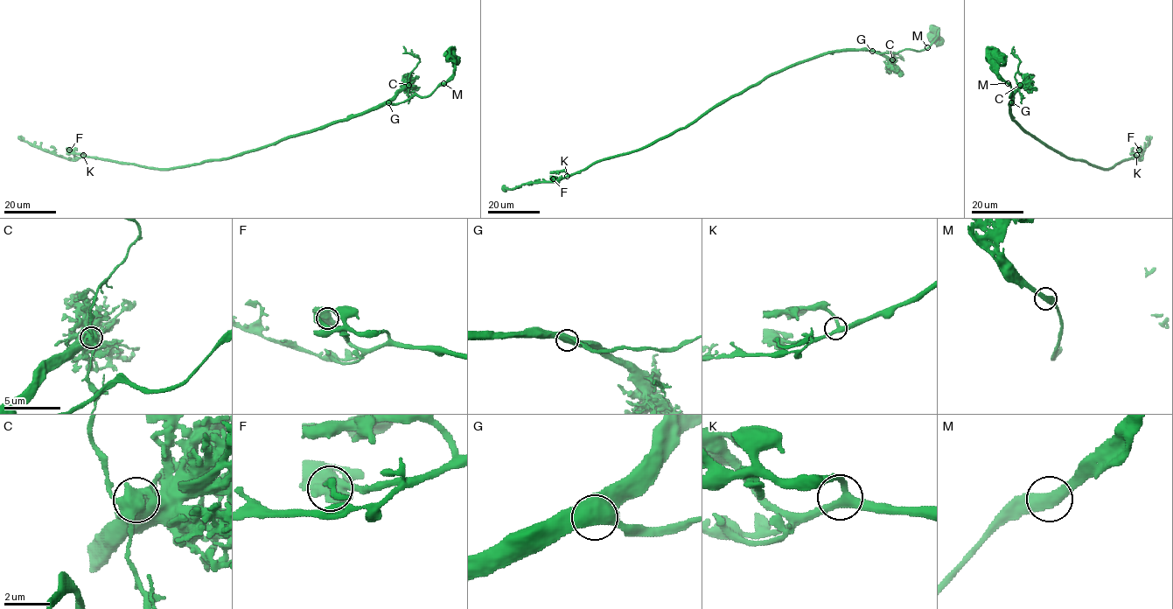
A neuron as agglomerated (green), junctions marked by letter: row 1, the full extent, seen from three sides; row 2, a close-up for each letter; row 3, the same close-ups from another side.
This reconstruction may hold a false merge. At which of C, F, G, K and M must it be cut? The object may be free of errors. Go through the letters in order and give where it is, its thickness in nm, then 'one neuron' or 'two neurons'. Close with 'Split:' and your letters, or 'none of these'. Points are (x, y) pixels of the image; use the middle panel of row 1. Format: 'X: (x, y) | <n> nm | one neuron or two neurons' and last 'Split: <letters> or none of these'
C: (892, 59) | 550 nm | two neurons
F: (553, 178) | 550 nm | one neuron
G: (872, 51) | 550 nm | one neuron
K: (567, 176) | 320 nm | one neuron
M: (927, 47) | 360 nm | one neuron
Split: C

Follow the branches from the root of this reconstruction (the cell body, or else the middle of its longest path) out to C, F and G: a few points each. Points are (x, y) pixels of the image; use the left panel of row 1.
C: (449, 54), (454, 73), (444, 83), (428, 95), (413, 95), (401, 102), (392, 103), (391, 101), (408, 85)
F: (449, 54), (454, 73), (428, 95), (383, 103), (227, 157), (150, 168), (77, 157), (69, 150)
G: (449, 54), (454, 73), (430, 94), (413, 95), (396, 103), (388, 102)

